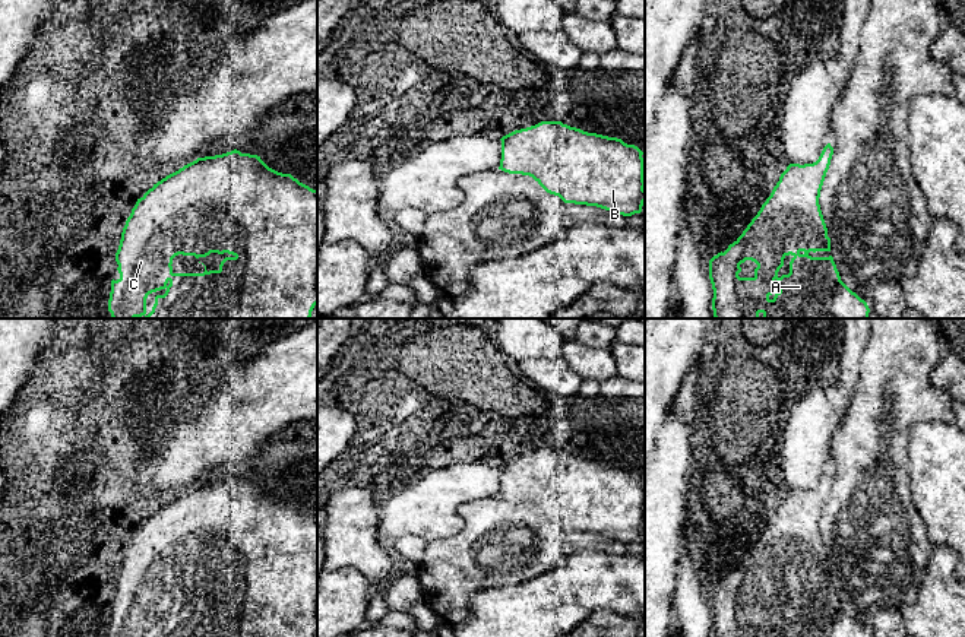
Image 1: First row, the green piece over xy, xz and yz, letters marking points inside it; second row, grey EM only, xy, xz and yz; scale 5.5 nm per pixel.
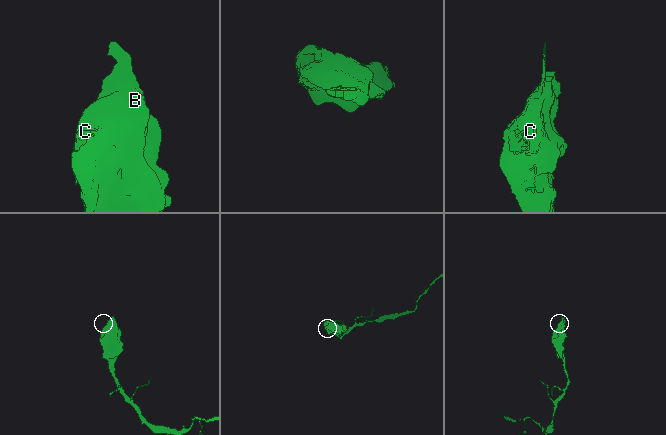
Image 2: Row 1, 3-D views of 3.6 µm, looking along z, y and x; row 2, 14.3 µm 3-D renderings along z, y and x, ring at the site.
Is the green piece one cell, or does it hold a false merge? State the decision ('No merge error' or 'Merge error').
No merge error

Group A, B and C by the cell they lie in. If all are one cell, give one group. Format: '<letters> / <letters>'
A B C

